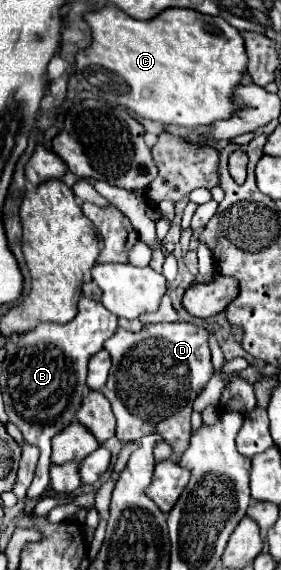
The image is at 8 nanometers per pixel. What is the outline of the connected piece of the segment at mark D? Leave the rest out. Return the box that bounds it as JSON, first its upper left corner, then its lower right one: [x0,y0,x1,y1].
[102,322,214,458]

